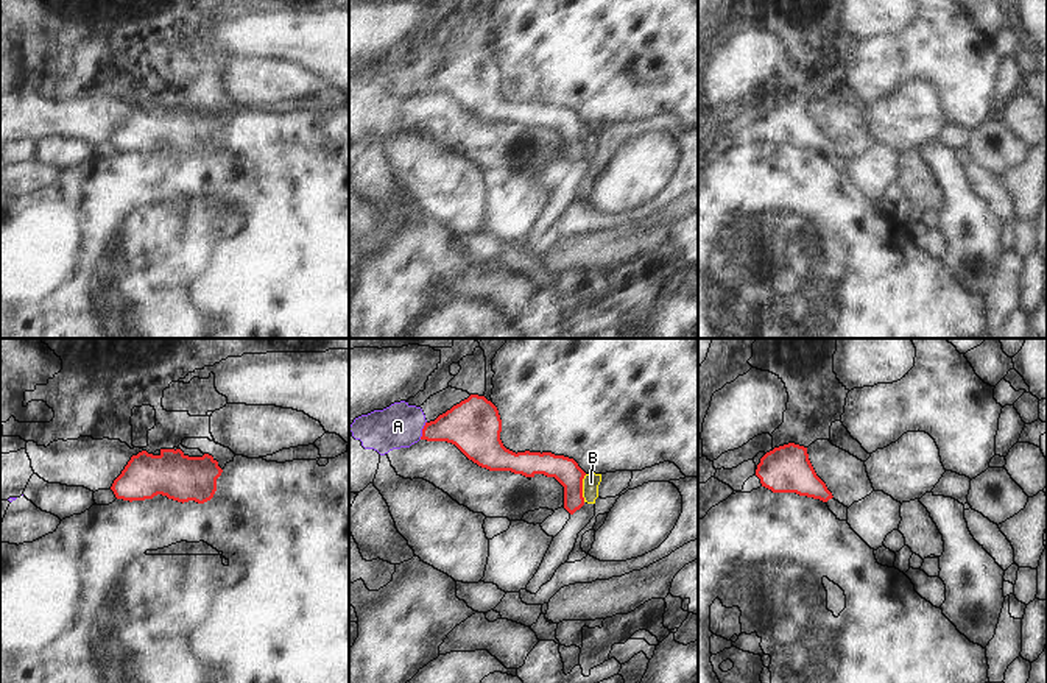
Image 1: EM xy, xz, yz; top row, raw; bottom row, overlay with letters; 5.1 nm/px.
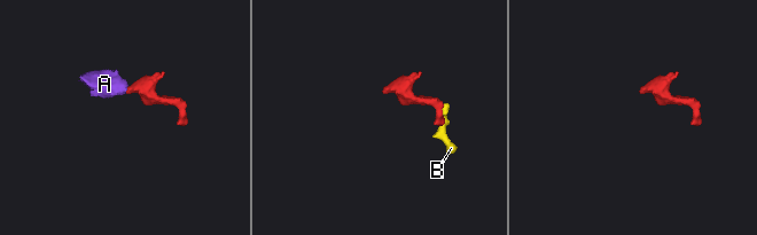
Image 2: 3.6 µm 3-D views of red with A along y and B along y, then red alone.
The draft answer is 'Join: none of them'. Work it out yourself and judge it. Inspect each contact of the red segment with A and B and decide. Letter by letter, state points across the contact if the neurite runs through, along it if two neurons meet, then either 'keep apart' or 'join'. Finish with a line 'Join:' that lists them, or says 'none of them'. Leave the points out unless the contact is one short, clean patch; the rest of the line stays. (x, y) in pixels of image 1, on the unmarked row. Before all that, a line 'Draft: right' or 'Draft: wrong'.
Draft: wrong
A: way xz (471, 77), (423, 81), (413, 77), (398, 77); join
B: border xz (586, 125), (583, 130), (583, 152); keep apart
Join: A

